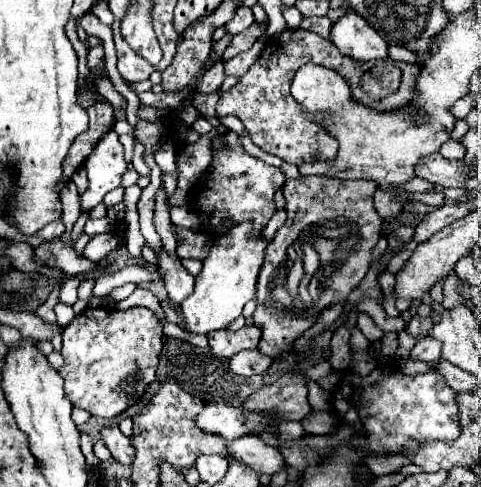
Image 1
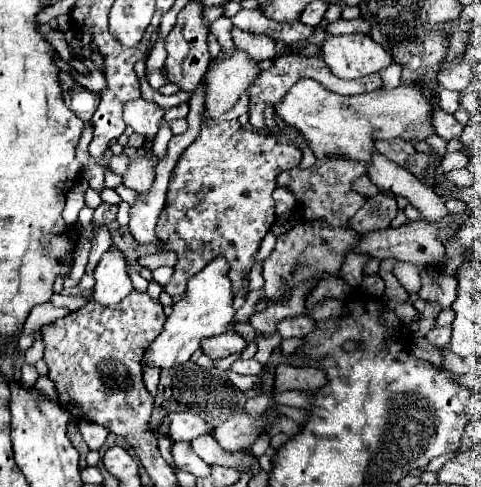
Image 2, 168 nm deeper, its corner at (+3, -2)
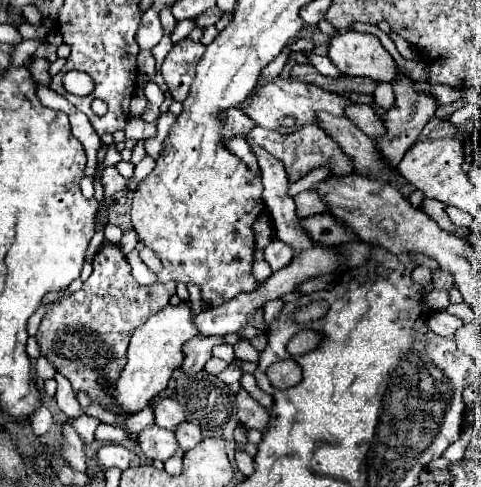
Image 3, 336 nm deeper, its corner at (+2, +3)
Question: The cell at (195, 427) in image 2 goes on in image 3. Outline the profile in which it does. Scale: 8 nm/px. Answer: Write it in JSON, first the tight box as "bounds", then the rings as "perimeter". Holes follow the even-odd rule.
{"bounds":[152,399,184,431],"perimeter":[[[156,399],[152,409],[154,409],[154,423],[170,431],[174,431],[174,427],[178,427],[178,423],[182,423],[184,419],[184,411],[174,399]]]}

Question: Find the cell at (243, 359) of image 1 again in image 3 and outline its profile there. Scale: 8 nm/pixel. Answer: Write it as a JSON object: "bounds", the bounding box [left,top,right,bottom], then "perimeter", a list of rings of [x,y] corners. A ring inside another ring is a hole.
{"bounds":[218,363,242,385],"perimeter":[[[230,363],[222,373],[218,373],[218,379],[224,381],[226,385],[232,385],[232,383],[240,381],[240,377],[242,377],[242,371],[240,371],[238,363]]]}

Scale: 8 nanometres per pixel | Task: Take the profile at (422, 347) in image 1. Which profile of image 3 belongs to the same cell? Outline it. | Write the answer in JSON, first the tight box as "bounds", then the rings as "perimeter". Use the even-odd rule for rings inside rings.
{"bounds":[428,311,464,337],"perimeter":[[[438,311],[432,313],[432,317],[428,319],[428,327],[432,327],[434,333],[442,335],[442,337],[454,337],[454,333],[458,331],[458,327],[462,327],[464,321],[446,313],[446,311]]]}

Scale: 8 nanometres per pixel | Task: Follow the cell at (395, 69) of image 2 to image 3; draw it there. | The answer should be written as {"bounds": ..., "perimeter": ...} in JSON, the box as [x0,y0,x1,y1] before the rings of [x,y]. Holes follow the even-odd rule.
{"bounds":[374,83,394,109],"perimeter":[[[378,83],[376,91],[374,91],[374,101],[376,101],[376,105],[380,105],[382,109],[390,109],[390,107],[394,105],[392,85],[388,85],[388,83]]]}

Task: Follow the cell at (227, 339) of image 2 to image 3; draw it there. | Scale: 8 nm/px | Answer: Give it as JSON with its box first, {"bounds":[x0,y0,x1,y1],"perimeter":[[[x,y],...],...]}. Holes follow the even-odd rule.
{"bounds":[180,337,222,377],"perimeter":[[[192,337],[190,341],[186,341],[182,347],[184,363],[180,365],[180,369],[188,377],[194,377],[212,357],[212,347],[216,345],[222,345],[222,337]]]}

